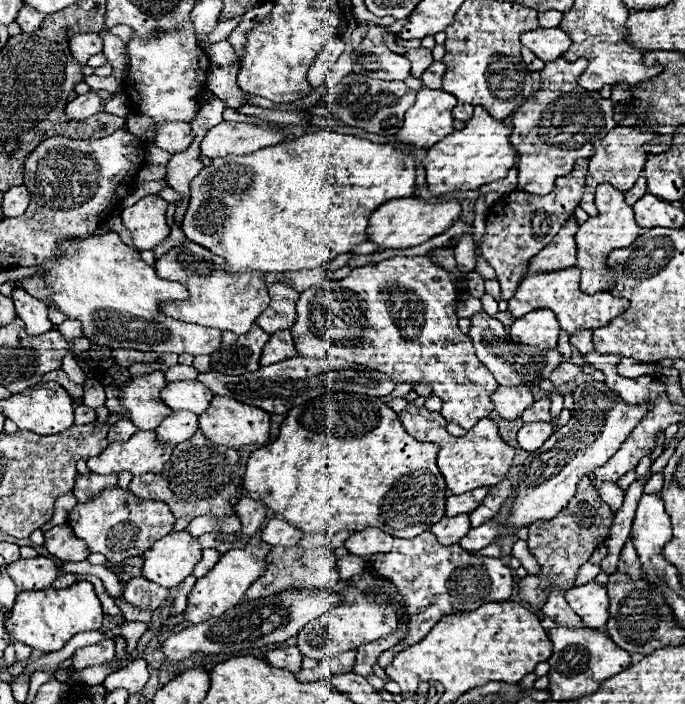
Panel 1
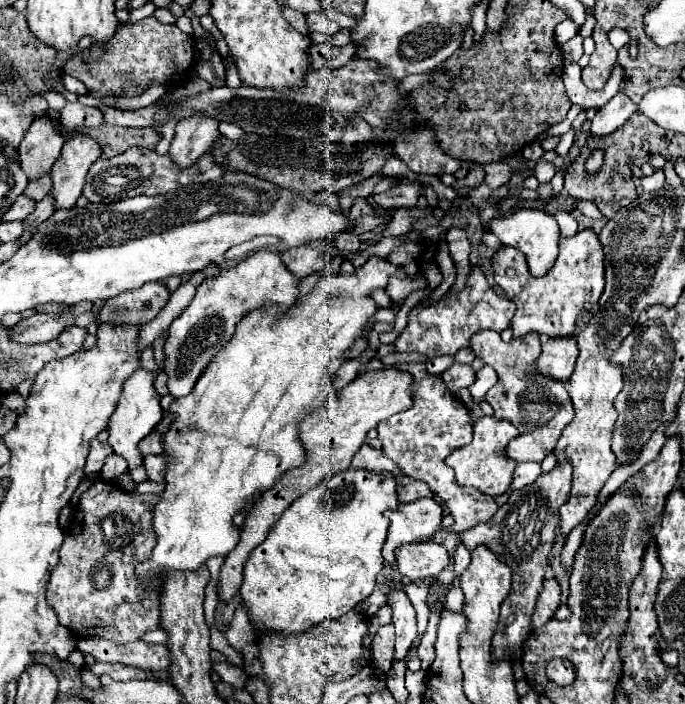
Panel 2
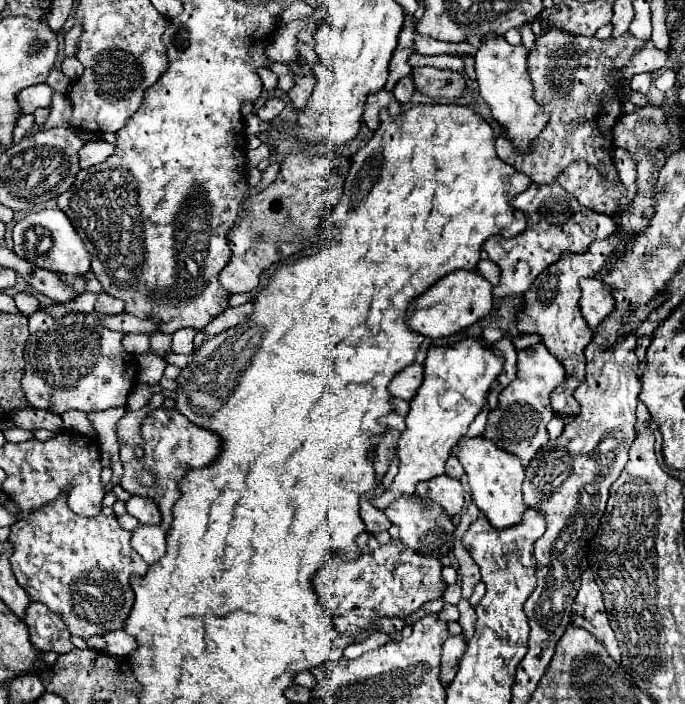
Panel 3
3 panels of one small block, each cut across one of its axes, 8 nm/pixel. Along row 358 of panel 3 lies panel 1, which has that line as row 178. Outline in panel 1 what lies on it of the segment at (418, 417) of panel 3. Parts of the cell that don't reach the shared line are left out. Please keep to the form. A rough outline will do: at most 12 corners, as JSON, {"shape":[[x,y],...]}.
{"shape":[[482,106],[422,162],[432,196],[476,190],[516,164],[510,126]]}

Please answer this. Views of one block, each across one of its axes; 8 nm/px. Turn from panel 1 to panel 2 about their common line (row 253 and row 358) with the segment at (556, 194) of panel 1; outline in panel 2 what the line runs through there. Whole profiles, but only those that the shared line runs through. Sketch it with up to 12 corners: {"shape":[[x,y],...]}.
{"shape":[[474,334],[470,348],[498,372],[494,416],[522,432],[516,462],[542,462],[572,422],[562,380],[534,372],[540,336],[504,342]]}

